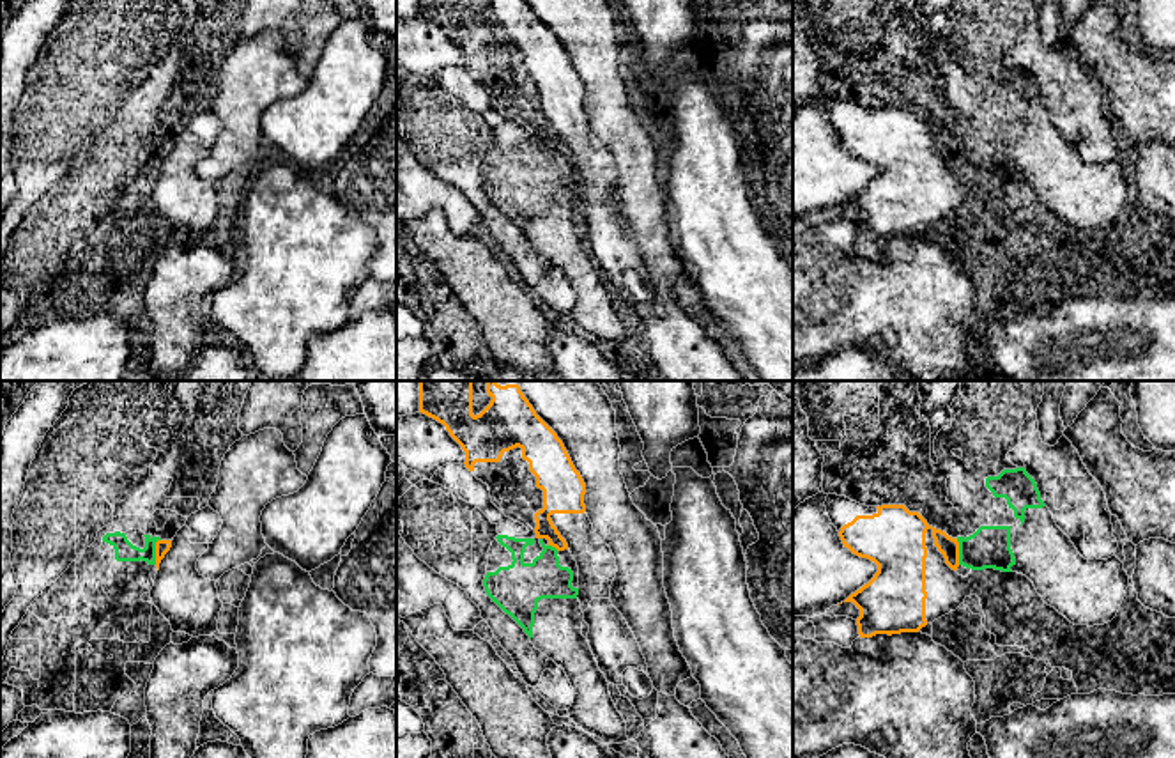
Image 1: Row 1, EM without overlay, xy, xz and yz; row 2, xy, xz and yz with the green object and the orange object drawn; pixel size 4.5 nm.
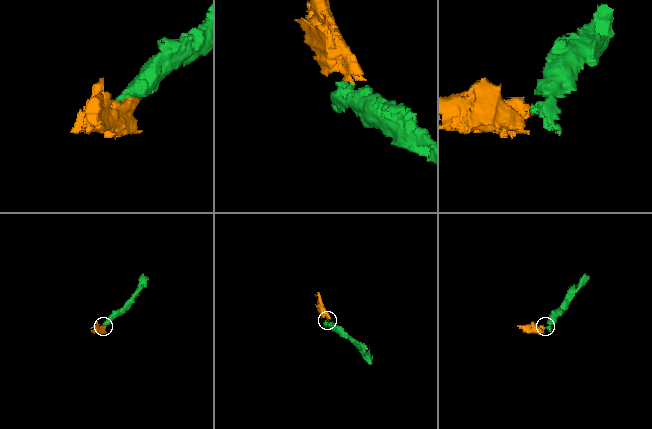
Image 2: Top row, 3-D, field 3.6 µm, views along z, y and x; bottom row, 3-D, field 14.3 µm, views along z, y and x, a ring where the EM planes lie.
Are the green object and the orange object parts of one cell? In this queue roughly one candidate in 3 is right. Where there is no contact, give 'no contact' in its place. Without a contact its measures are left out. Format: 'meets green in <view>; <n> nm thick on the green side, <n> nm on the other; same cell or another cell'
meets green in xy; 100 nm thick on the green side, 60 nm on the other; another cell

